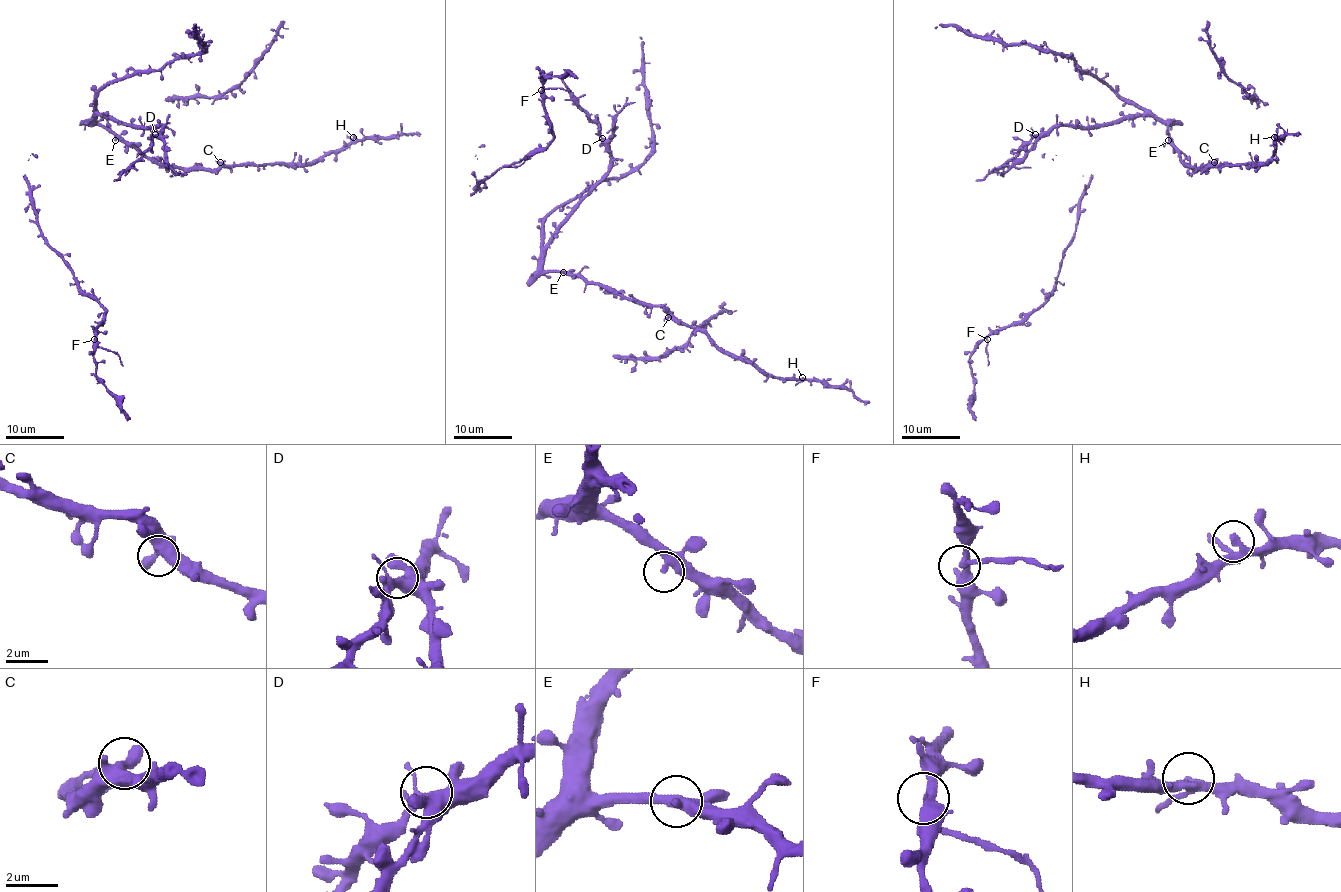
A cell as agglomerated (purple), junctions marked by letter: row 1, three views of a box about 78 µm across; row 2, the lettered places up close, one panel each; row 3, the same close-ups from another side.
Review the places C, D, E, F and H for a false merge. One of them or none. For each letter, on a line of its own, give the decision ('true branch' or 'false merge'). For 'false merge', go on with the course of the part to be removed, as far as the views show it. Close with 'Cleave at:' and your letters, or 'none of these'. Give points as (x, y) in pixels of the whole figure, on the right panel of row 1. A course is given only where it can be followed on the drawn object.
C: true branch
D: true branch
E: true branch
F: false merge | (987, 339), (987, 365)
H: true branch
Cleave at: F

